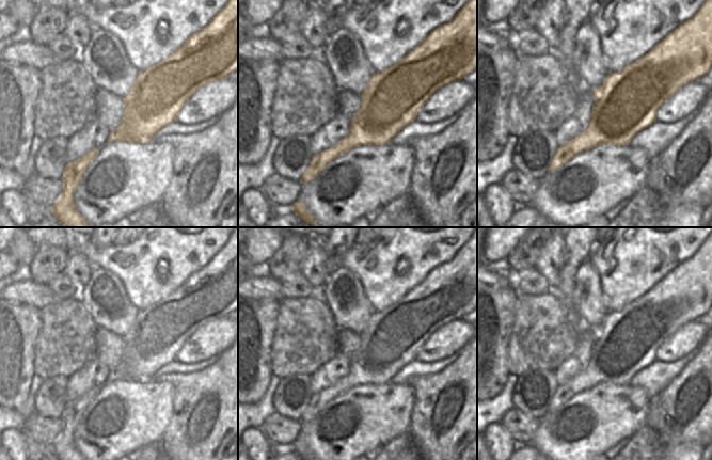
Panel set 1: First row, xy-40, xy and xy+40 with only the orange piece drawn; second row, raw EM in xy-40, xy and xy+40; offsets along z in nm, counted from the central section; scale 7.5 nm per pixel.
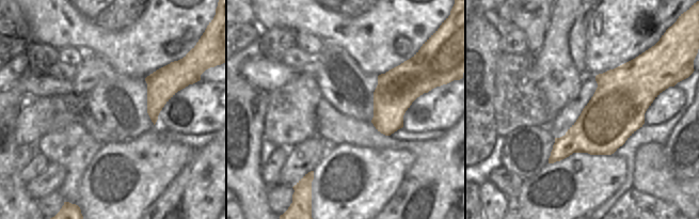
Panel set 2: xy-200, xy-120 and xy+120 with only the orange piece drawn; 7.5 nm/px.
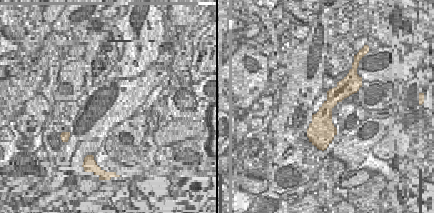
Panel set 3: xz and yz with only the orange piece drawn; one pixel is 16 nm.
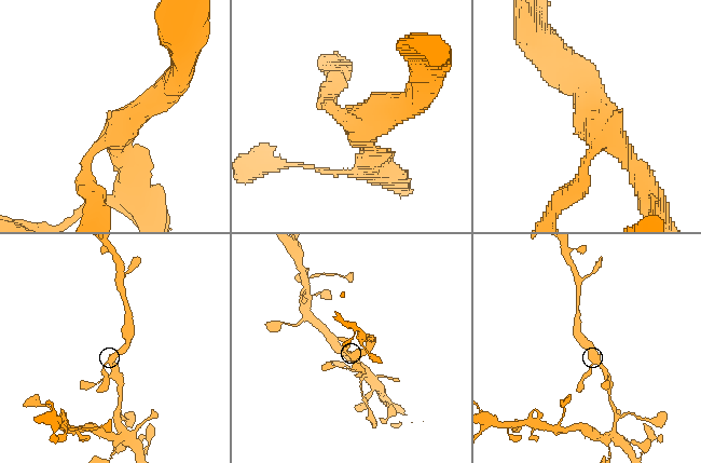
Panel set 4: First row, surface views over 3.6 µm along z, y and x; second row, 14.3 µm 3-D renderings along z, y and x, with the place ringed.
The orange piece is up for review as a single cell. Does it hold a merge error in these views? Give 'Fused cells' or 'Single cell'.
Single cell.

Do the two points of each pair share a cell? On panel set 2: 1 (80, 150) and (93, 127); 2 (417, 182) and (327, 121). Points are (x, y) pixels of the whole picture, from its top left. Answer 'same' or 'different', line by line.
1: different
2: same

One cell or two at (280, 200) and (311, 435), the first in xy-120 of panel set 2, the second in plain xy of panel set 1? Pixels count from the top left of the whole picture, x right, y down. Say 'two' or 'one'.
two

